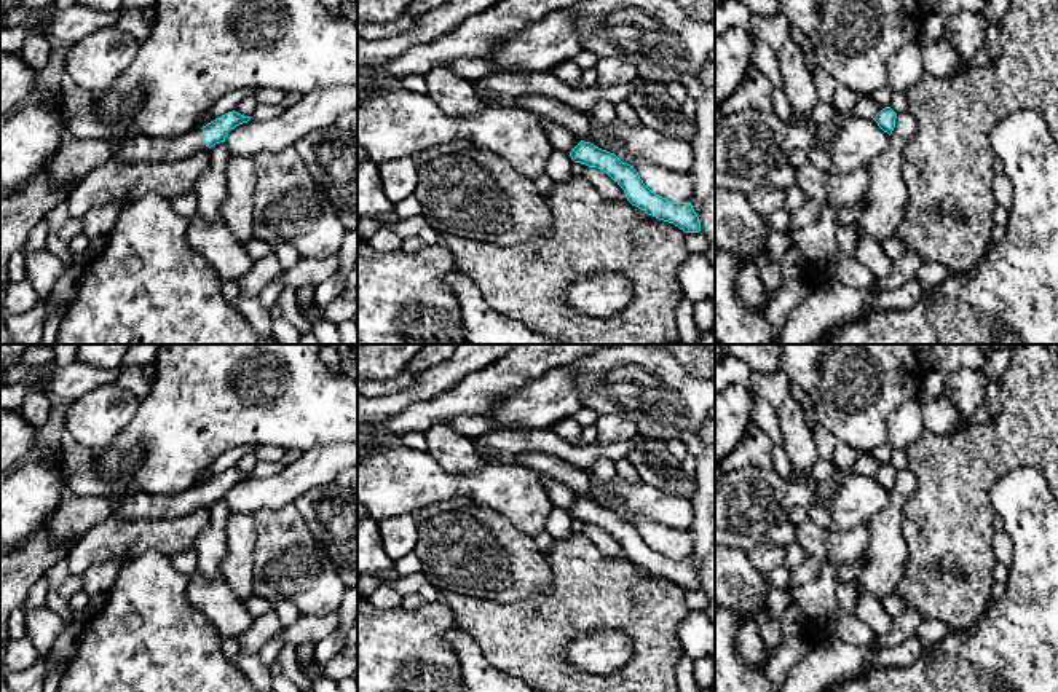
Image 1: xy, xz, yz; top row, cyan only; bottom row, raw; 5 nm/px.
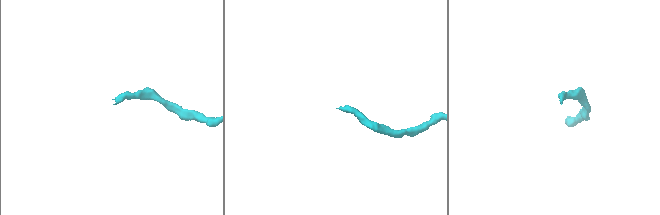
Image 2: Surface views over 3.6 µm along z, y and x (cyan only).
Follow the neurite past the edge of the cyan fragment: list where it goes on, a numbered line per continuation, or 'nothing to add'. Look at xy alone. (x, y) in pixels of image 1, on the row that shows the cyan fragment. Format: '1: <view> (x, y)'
1: xy (136, 147)

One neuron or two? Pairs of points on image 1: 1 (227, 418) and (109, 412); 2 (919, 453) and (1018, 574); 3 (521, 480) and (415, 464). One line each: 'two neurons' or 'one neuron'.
1: two neurons
2: two neurons
3: one neuron

